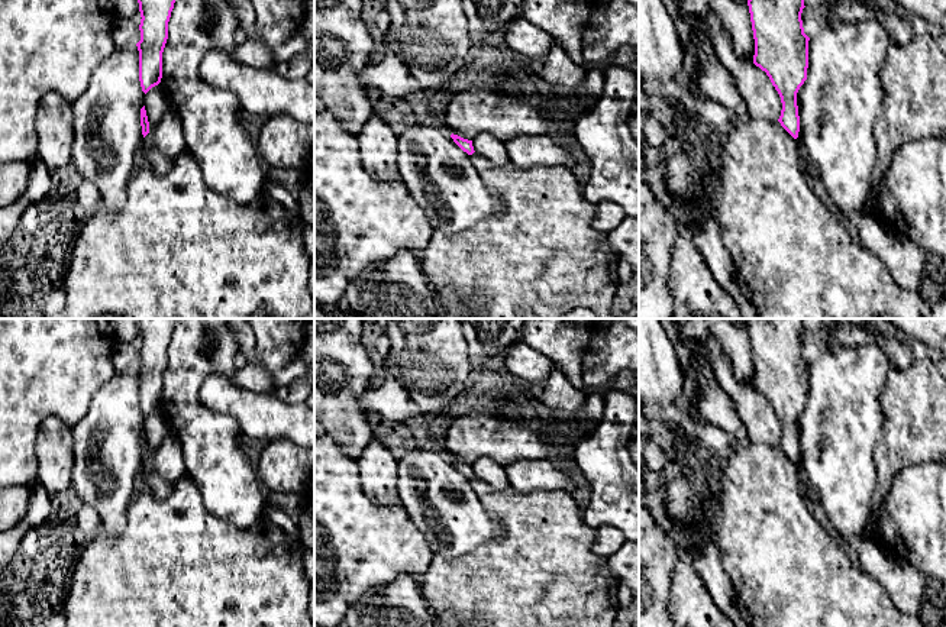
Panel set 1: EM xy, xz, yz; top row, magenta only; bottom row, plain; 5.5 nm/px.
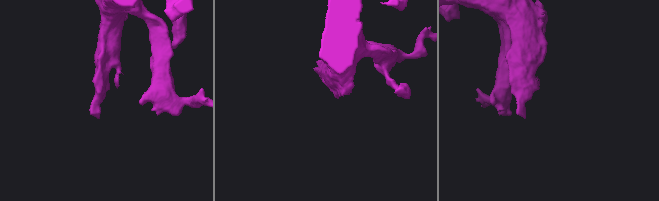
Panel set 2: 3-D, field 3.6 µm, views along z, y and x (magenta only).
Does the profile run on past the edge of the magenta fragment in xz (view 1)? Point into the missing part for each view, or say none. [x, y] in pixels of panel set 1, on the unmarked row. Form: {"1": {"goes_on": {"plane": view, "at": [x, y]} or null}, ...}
{"1": {"goes_on": null}}

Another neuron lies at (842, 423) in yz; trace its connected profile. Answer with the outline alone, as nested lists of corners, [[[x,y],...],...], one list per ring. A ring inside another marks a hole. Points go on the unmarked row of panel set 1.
[[[875,339],[859,348],[823,352],[808,365],[807,404],[797,417],[797,465],[807,474],[817,495],[816,504],[842,544],[853,536],[866,534],[878,485],[874,450],[882,442],[885,421],[881,392],[891,369],[888,353]]]

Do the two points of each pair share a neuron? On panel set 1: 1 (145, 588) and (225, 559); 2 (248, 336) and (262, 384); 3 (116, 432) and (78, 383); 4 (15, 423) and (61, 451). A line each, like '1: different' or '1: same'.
1: same
2: same
3: different
4: different

